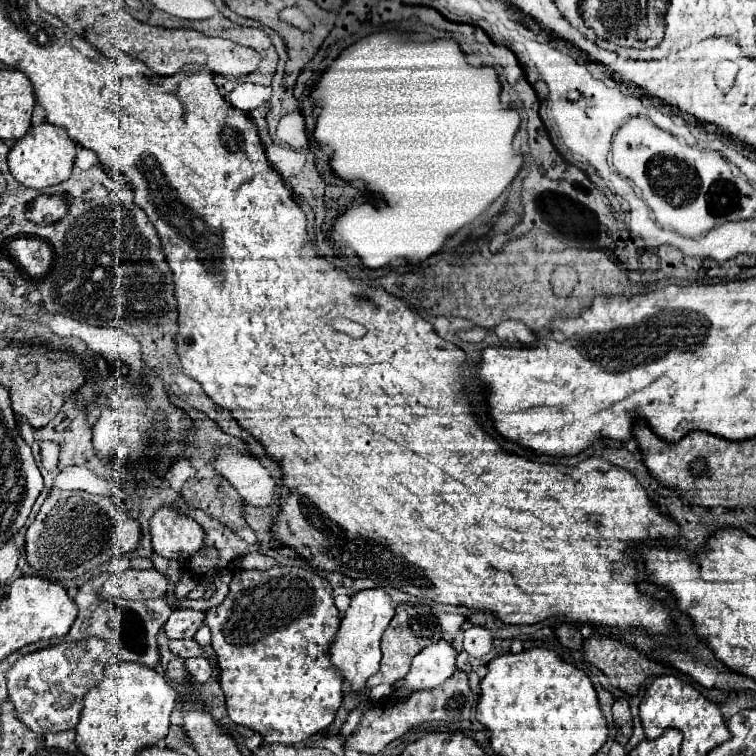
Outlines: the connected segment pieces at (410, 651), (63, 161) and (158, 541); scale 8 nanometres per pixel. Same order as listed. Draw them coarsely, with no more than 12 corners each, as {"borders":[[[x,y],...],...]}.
{"borders":[[[398,605],[382,635],[380,671],[368,687],[394,685],[412,657],[442,639],[438,619]],[[36,125],[8,153],[30,189],[70,179],[76,147],[66,129]],[[172,505],[150,519],[154,553],[194,555],[202,527]]]}

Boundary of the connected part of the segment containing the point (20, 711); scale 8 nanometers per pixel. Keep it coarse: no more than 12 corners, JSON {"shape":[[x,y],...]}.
{"shape":[[100,637],[22,655],[8,701],[34,733],[74,729],[114,661]]}

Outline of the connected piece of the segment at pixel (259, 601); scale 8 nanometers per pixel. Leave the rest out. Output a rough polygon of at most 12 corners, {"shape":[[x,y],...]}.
{"shape":[[240,569],[206,611],[232,723],[294,745],[334,721],[324,577]]}

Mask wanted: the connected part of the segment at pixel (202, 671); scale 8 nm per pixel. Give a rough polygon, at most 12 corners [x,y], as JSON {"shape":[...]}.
{"shape":[[204,657],[186,659],[194,683],[202,685],[212,675],[212,665]]}

